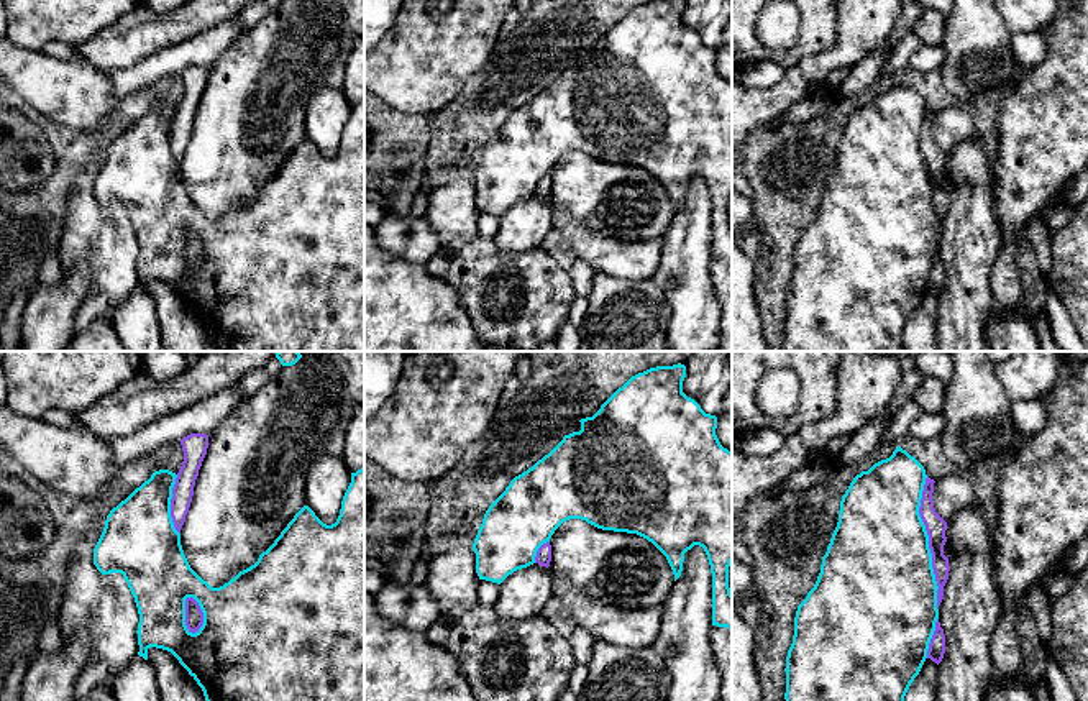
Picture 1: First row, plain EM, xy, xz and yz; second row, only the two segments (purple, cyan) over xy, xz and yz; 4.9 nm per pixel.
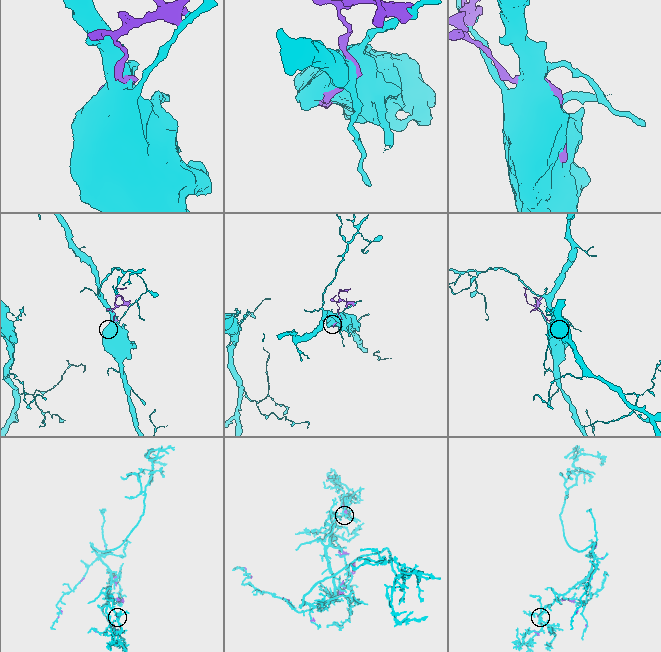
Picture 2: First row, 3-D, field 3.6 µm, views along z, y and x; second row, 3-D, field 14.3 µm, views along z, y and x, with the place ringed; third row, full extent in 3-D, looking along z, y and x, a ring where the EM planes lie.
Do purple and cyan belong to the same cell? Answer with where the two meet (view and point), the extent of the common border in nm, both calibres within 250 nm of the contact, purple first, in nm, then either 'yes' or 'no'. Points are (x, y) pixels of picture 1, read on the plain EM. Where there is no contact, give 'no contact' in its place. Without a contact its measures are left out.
yz (929, 176) | 650 nm | 100/480 nm | yes

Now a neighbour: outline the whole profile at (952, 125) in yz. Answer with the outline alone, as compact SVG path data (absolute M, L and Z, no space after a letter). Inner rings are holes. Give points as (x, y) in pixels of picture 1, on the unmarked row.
M960 103L935 112L932 133L935 144L945 154L950 154L960 143L978 136L968 107Z

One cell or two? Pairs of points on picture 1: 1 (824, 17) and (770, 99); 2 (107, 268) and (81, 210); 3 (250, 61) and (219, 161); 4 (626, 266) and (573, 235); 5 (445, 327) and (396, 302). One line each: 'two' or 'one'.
1: two
2: one
3: one
4: one
5: one

